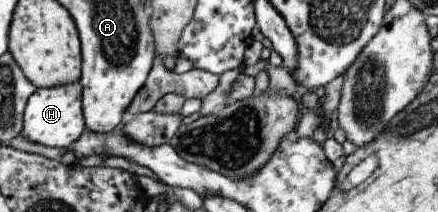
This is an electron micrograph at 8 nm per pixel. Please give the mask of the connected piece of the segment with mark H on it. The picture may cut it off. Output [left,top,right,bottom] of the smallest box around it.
[20,81,86,148]

